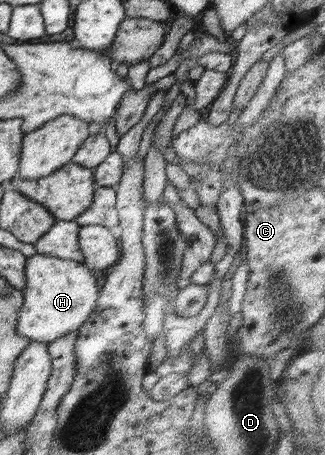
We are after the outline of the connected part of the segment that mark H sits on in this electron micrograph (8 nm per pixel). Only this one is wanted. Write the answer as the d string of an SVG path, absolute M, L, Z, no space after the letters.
M37 253L26 258L24 275L24 299L16 322L16 331L23 338L48 345L77 331L93 314L101 280L89 267L69 259Z

